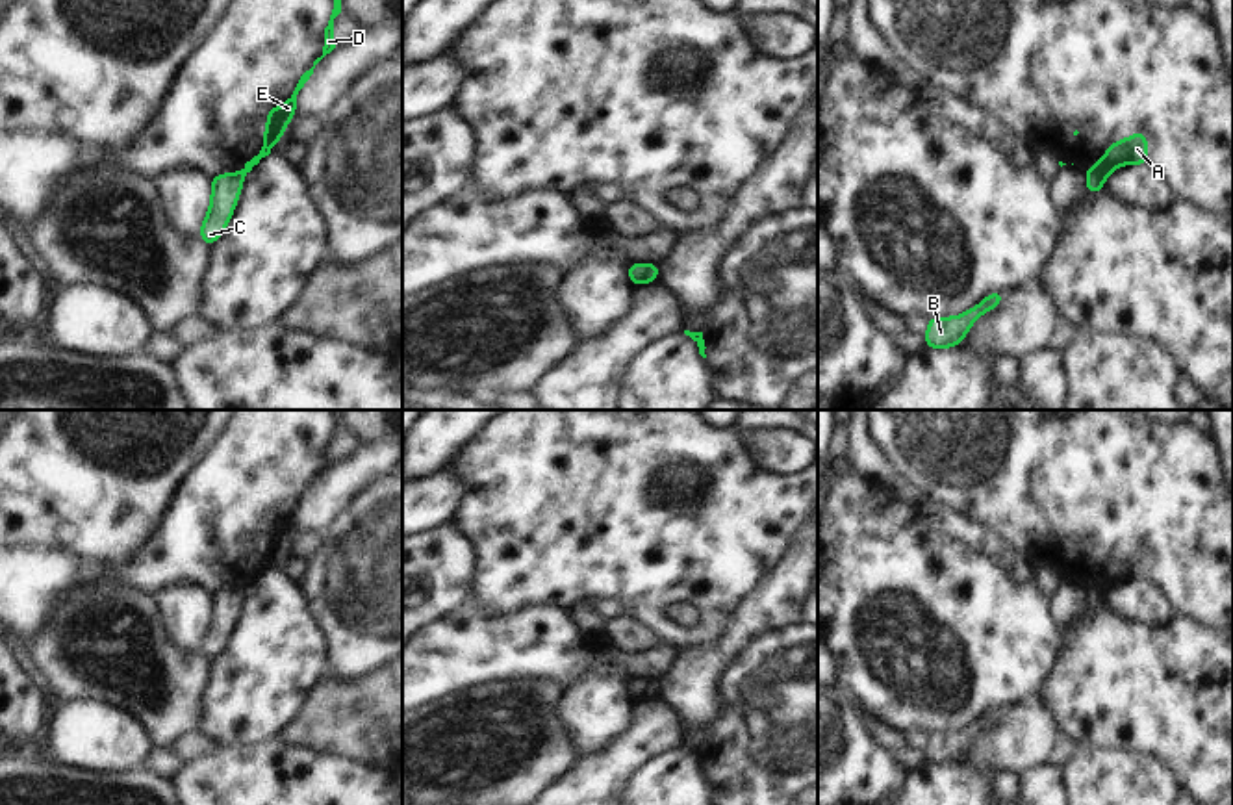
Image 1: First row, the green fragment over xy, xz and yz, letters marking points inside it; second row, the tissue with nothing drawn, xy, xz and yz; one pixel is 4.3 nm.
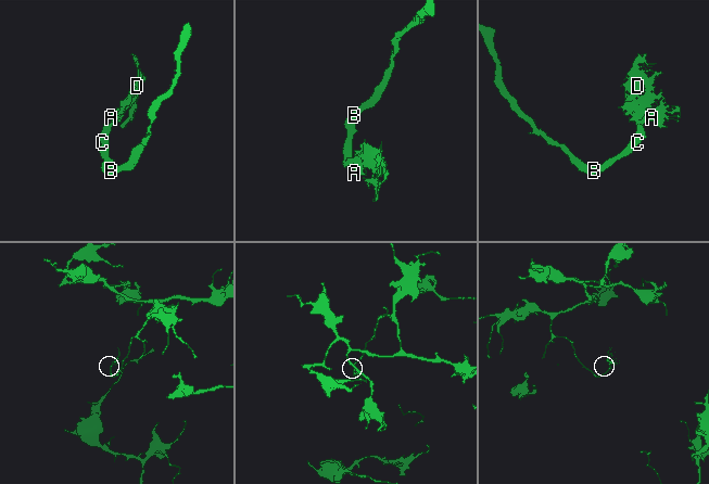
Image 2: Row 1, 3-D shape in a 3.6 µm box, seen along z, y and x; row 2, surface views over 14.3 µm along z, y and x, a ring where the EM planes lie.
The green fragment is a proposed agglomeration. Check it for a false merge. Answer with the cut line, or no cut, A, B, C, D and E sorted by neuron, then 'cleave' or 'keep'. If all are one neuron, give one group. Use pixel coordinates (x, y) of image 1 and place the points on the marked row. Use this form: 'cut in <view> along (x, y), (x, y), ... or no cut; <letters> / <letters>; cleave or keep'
cut in yz along (1089, 175), (1104, 178); A D E / B C; cleave

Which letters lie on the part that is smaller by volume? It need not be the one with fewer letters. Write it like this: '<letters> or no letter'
A, D, E

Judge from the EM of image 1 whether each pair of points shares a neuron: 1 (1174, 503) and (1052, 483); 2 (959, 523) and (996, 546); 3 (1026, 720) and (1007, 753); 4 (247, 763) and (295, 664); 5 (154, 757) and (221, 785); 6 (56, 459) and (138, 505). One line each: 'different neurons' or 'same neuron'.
1: same neuron
2: same neuron
3: same neuron
4: different neurons
5: different neurons
6: same neuron

